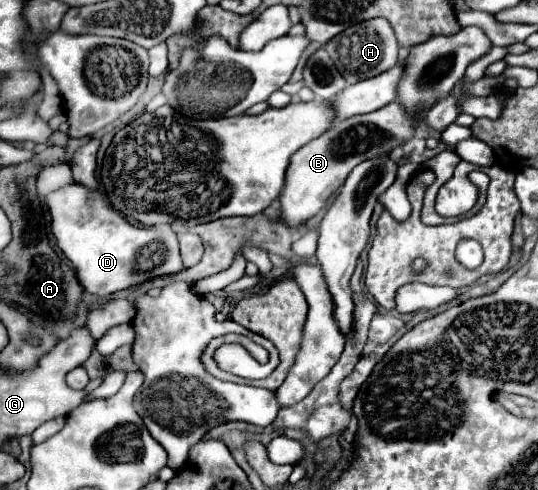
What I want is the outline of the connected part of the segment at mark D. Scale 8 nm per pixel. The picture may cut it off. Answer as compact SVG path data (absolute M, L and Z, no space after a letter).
M67 185L47 199L57 245L77 269L77 277L93 295L109 295L147 279L183 269L177 235L169 223L133 227L113 209L101 189L91 193L81 185Z

